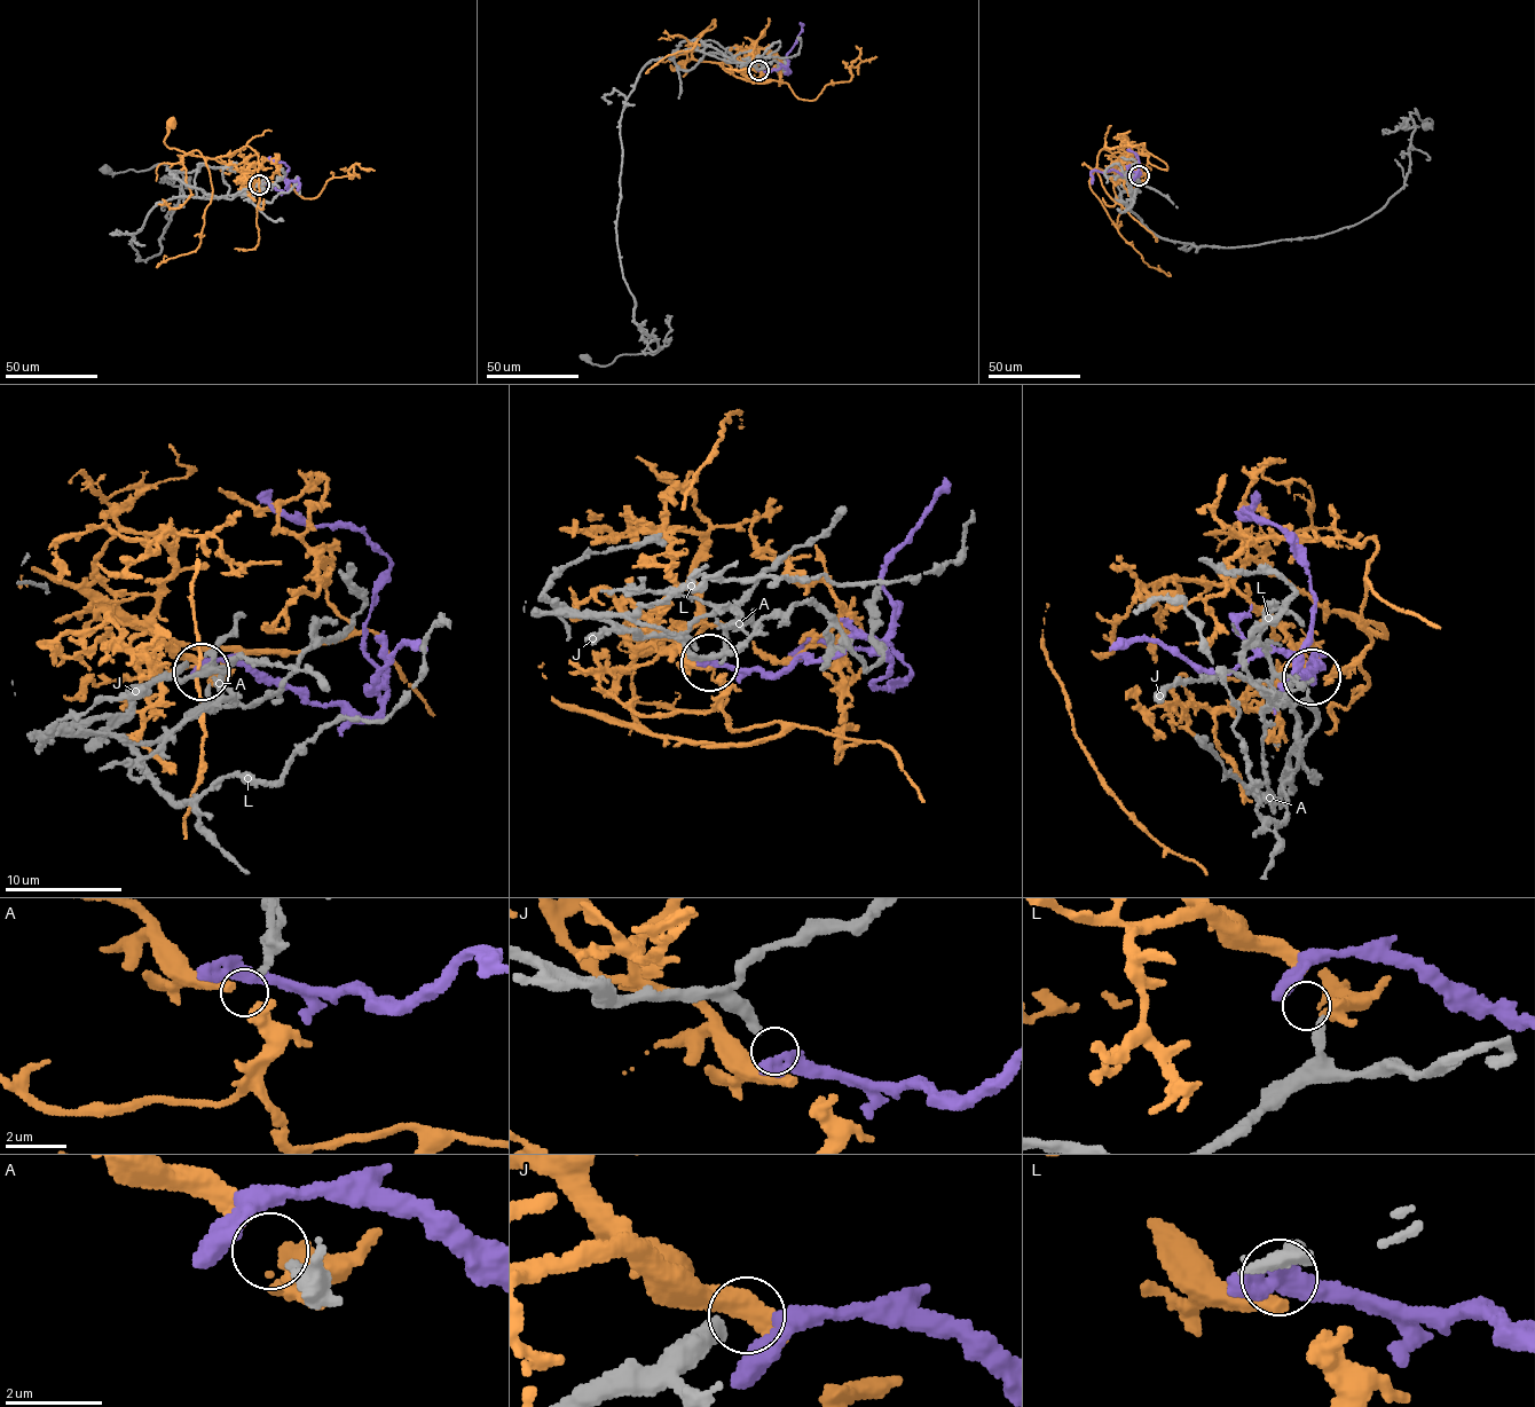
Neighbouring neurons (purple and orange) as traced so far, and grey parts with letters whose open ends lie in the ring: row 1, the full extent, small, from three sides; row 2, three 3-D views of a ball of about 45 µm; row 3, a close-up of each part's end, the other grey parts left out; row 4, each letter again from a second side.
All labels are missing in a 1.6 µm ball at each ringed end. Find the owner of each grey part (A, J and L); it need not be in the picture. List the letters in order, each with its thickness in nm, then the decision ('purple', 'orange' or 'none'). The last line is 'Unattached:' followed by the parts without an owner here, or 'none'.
A: 240 nm | orange
J: 400 nm | purple
L: 280 nm | none
Unattached: L

